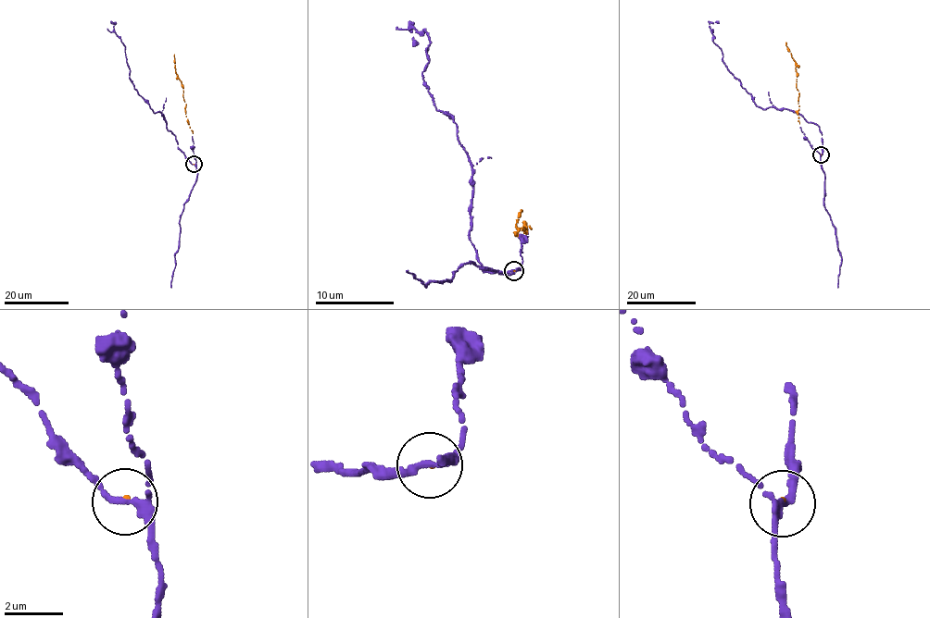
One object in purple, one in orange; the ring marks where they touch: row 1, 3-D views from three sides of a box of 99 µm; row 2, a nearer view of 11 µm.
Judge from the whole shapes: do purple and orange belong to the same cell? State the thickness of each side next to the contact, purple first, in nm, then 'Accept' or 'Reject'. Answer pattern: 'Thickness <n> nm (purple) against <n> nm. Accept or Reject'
Thickness 260 nm (purple) against 70 nm. Reject

